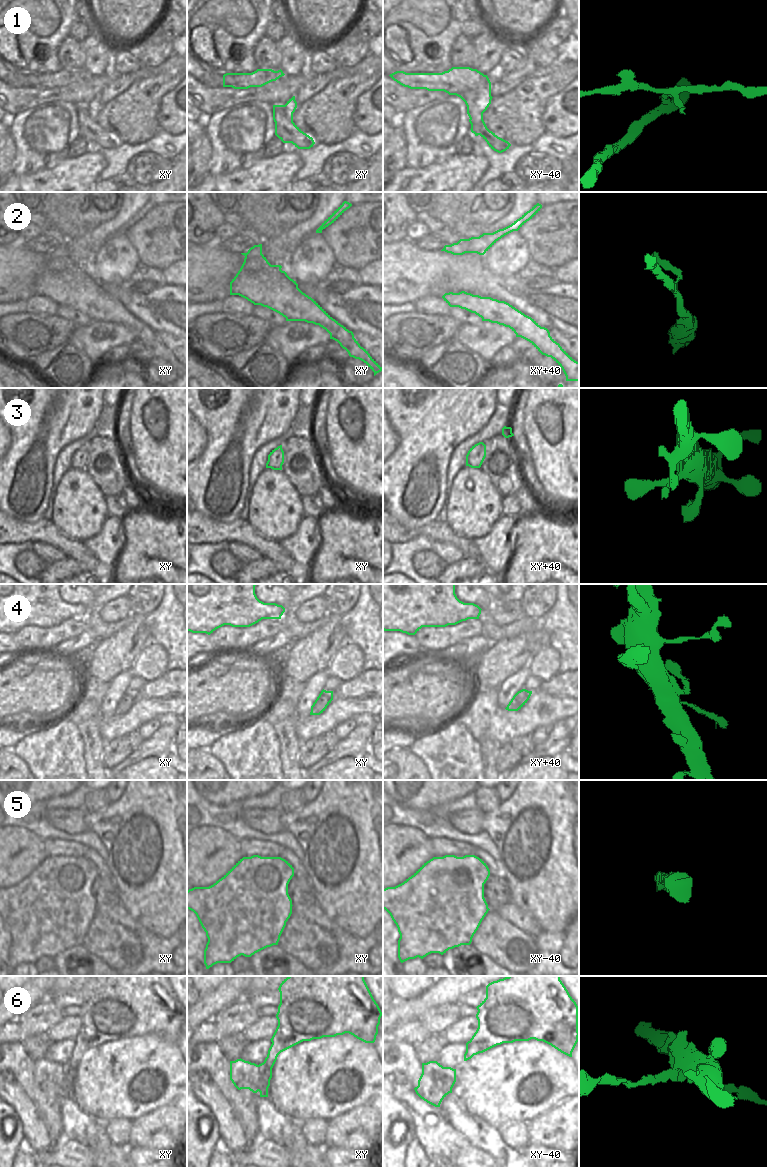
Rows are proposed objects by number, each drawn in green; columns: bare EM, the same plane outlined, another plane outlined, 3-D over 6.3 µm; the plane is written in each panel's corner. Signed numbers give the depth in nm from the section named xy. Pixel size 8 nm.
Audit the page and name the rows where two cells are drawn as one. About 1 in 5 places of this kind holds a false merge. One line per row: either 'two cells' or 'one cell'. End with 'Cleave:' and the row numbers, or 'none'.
1: two cells
2: one cell
3: one cell
4: one cell
5: one cell
6: two cells
Cleave: 1, 6

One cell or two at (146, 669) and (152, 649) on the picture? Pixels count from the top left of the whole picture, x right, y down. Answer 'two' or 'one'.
one

